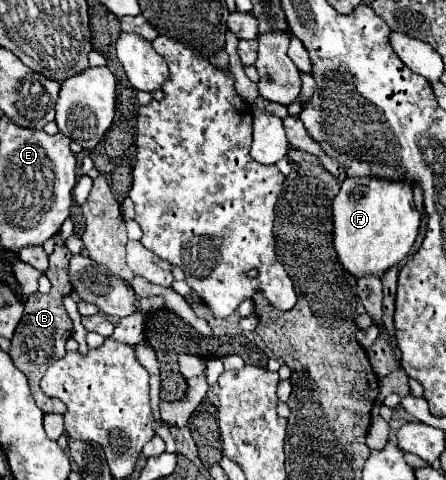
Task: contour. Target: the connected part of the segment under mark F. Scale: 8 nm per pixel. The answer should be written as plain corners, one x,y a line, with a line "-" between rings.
346,178
334,200
334,246
342,266
354,274
378,274
402,262
420,226
420,212
412,198
410,182
386,182
384,178

